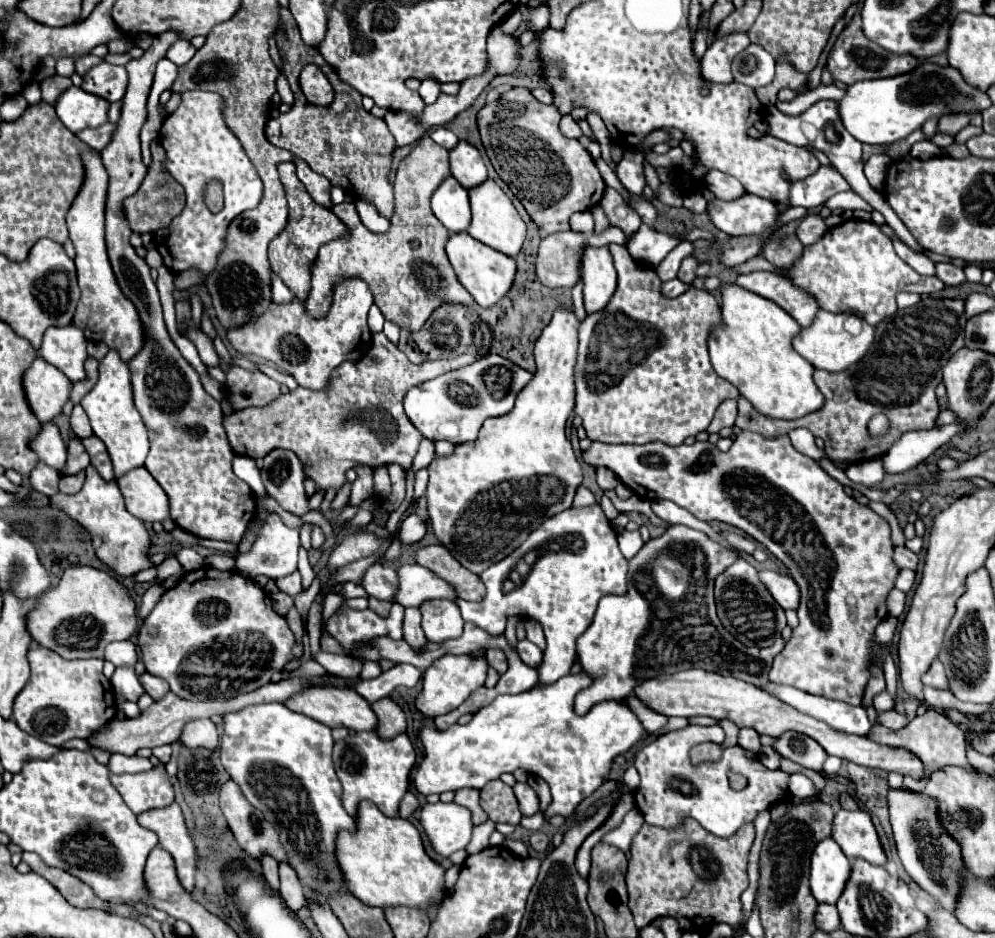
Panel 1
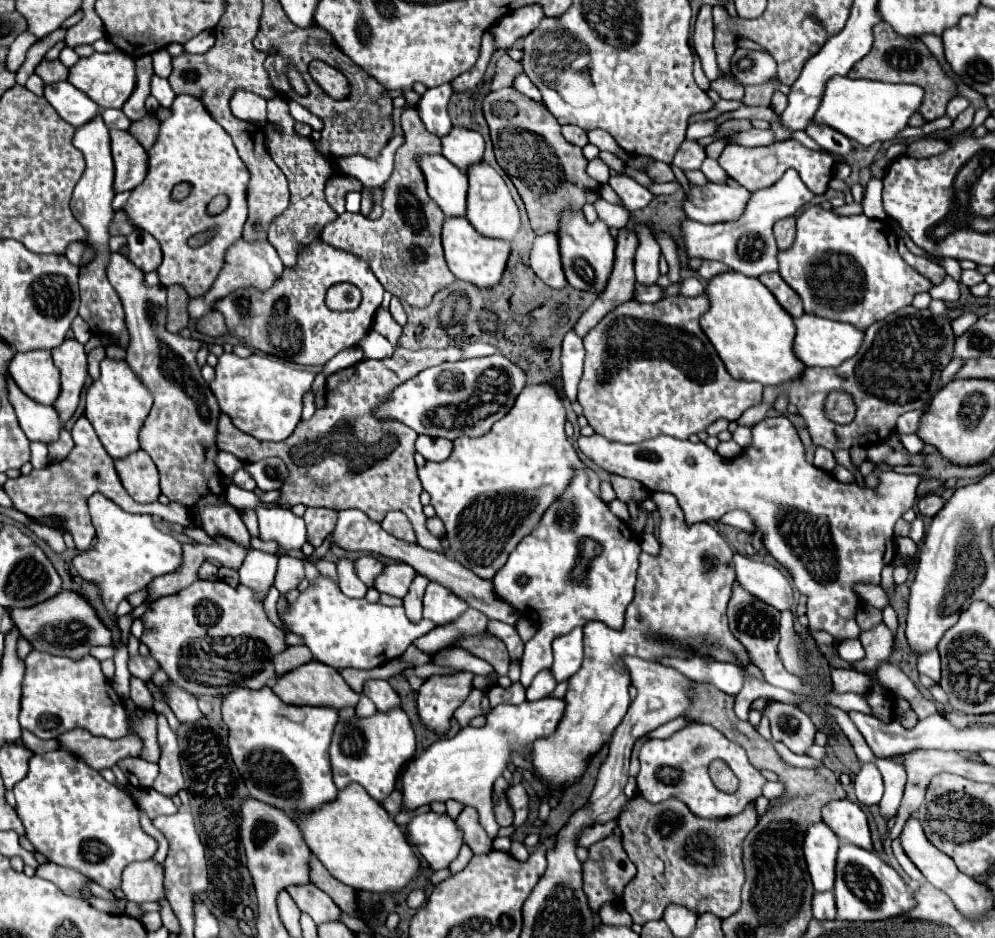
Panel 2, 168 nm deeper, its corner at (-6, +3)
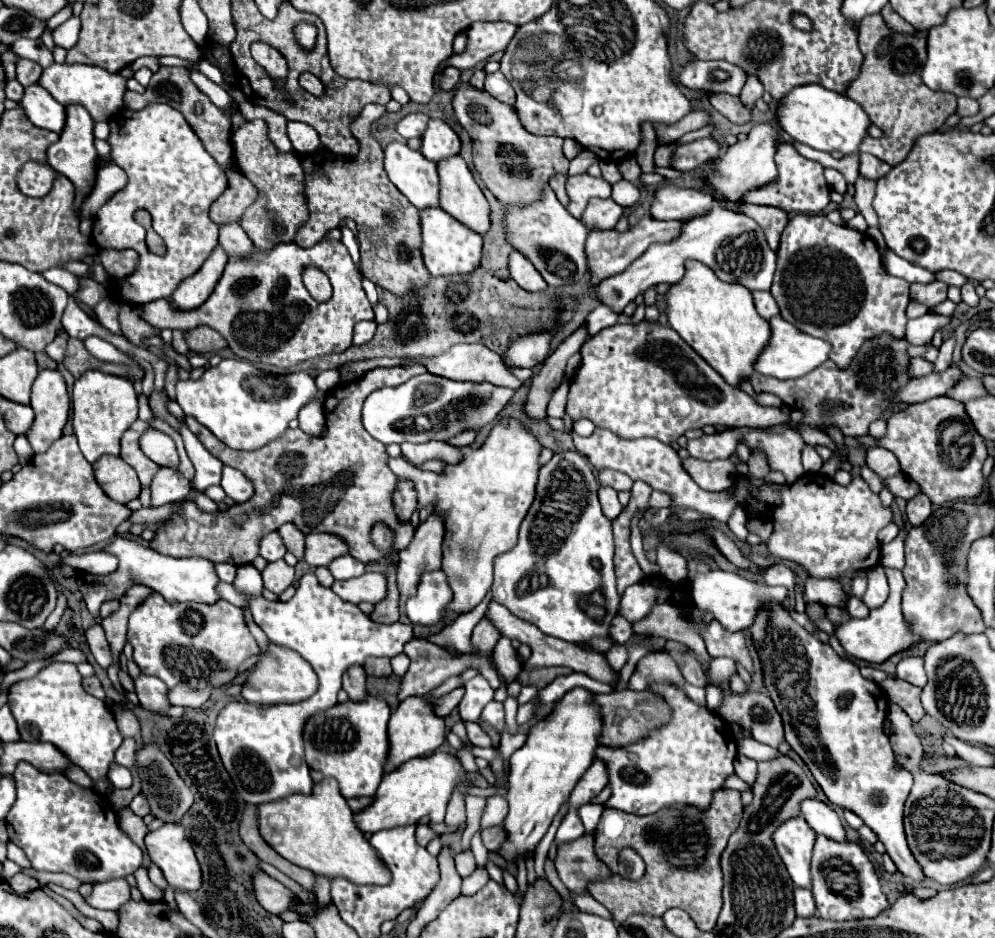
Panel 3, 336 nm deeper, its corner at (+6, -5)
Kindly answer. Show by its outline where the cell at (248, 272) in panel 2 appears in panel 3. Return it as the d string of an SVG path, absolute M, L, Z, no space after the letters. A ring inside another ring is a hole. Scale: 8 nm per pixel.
M224 224L220 226L220 246L224 248L228 258L244 260L254 252L252 240L248 240L248 234L240 228L240 224Z

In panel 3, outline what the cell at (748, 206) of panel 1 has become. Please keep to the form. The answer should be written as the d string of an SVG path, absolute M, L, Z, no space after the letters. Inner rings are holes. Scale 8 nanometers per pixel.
M662 186L656 192L656 200L652 202L652 218L656 220L692 220L696 216L706 216L712 206L714 198L706 192L698 192L694 188L676 188L676 186Z

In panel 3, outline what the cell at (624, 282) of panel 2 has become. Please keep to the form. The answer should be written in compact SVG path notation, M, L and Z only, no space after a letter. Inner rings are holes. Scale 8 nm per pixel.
M584 324L576 332L572 332L564 342L558 344L558 348L546 360L540 374L532 380L532 390L530 390L528 402L526 402L526 410L532 418L544 418L546 416L548 400L550 400L552 392L562 382L566 362L572 354L576 354L580 350L582 344L584 344Z

